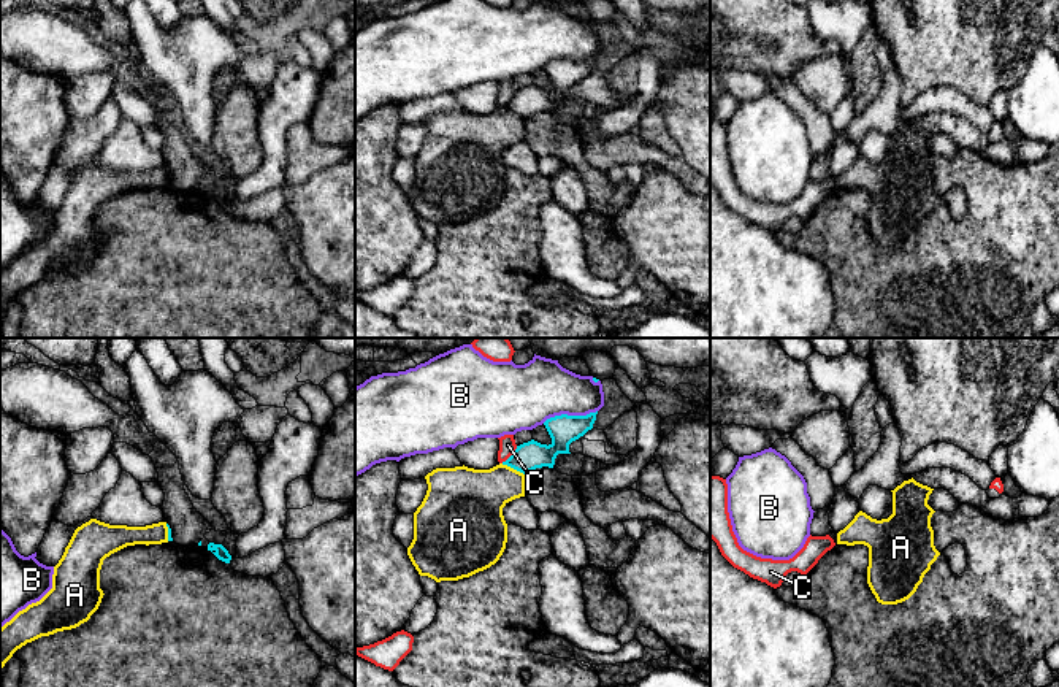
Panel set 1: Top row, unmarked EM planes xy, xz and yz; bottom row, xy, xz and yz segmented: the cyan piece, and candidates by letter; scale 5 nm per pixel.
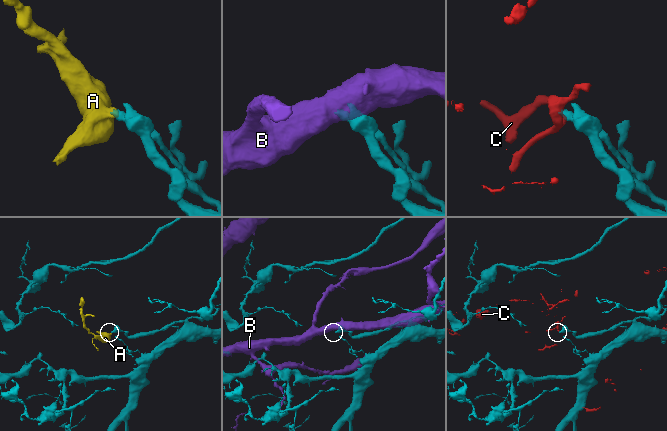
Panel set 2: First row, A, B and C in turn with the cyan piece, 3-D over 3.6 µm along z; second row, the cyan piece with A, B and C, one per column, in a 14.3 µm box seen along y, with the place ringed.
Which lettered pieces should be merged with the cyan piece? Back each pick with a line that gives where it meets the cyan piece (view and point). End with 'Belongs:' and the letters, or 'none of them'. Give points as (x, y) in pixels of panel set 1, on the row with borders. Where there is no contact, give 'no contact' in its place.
Belongs: none of them

